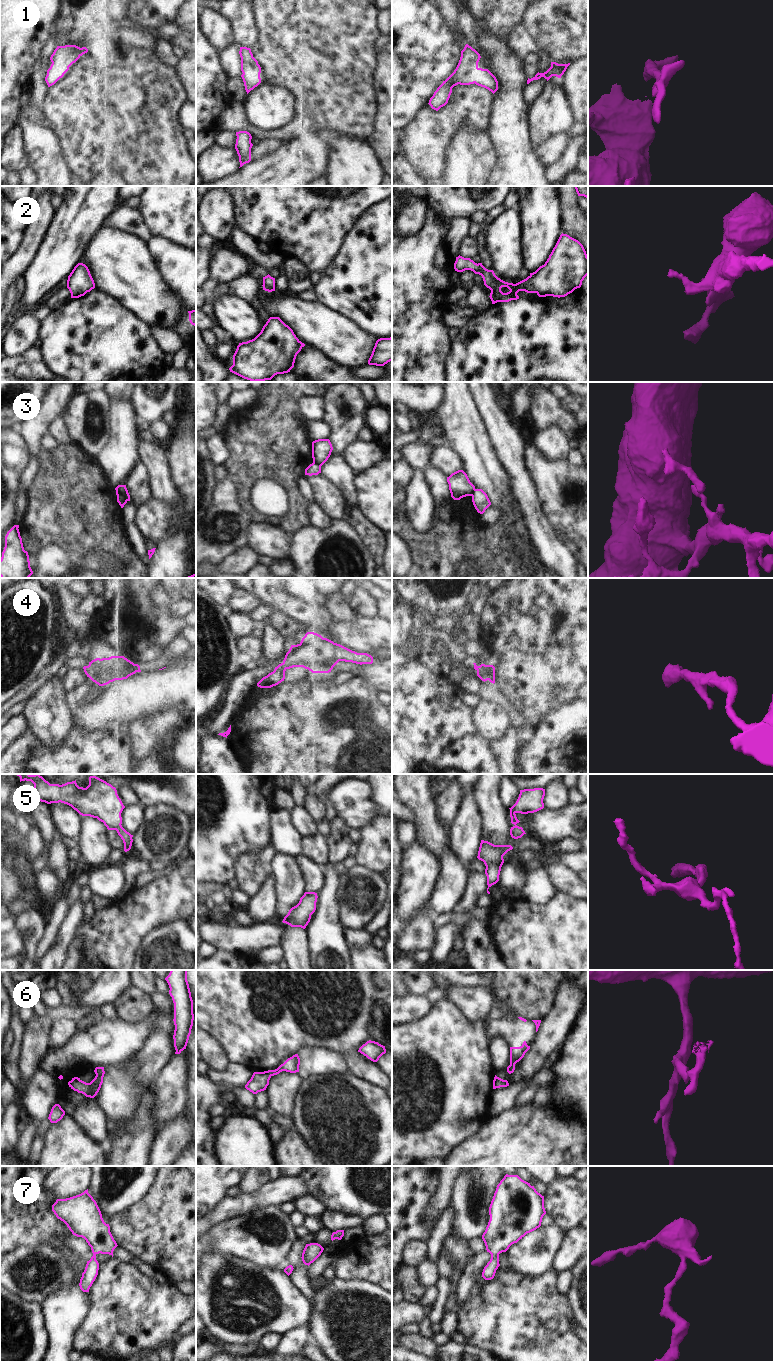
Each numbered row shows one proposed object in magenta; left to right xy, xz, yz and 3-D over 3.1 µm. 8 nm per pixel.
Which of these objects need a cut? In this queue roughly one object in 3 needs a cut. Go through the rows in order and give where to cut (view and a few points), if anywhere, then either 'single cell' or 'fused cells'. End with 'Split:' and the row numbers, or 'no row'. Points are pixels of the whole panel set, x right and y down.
1: no cut | single cell
2: no cut | single cell
3: xy (116, 490), (124, 496), (126, 501) | fused cells
4: no cut | single cell
5: no cut | single cell
6: no cut | single cell
7: no cut | single cell
Split: 3

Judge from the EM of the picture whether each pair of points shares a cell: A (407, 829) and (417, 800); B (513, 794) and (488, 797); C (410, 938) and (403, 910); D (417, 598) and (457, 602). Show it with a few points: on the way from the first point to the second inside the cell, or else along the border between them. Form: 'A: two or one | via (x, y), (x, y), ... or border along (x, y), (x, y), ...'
A: two | border along (413, 824), (417, 837)
B: two | border along (502, 784), (501, 803), (506, 809)
C: two | border along (423, 908), (416, 914), (402, 933)
D: one | via (427, 598), (432, 598), (439, 602), (447, 602)

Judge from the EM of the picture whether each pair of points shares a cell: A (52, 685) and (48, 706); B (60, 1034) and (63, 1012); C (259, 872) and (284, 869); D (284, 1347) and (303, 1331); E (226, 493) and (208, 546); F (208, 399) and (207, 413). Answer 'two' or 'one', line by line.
A: one
B: two
C: two
D: one
E: one
F: one

